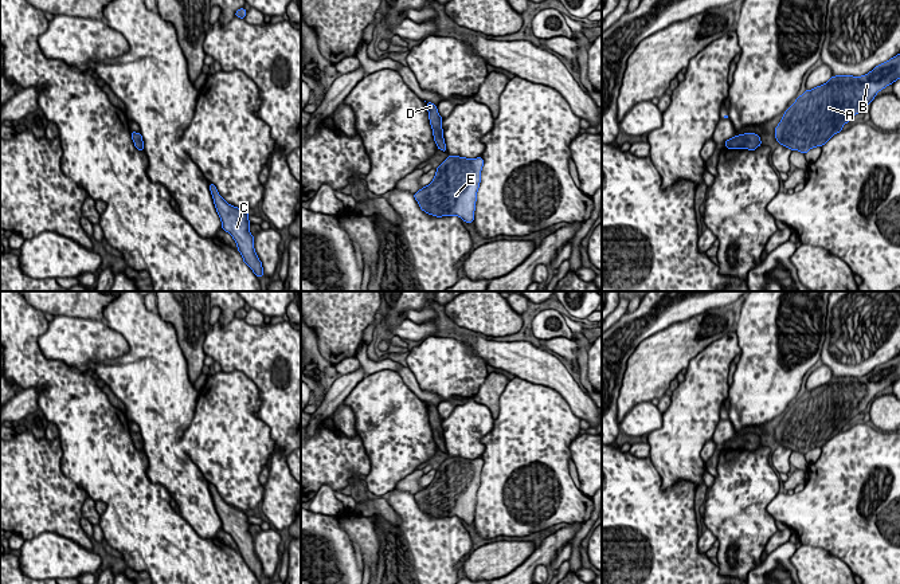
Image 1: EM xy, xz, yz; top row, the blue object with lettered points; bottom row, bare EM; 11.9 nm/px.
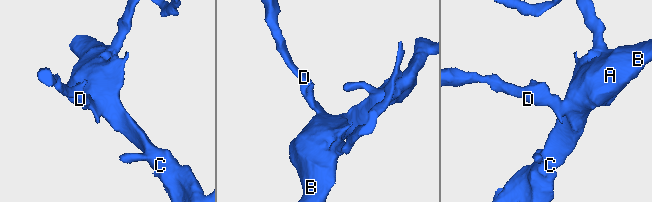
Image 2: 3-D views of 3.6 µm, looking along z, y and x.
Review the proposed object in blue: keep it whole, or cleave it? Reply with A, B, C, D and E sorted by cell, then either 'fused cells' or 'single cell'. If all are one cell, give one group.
A B C D E | single cell

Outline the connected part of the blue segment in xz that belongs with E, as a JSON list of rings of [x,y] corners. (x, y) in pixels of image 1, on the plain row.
[[[447,456],[433,482],[414,494],[420,510],[437,518],[455,516],[473,524],[482,467],[482,458]]]

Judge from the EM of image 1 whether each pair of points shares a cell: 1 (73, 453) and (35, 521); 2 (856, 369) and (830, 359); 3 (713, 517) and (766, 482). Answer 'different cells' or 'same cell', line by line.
1: different cells
2: same cell
3: same cell

